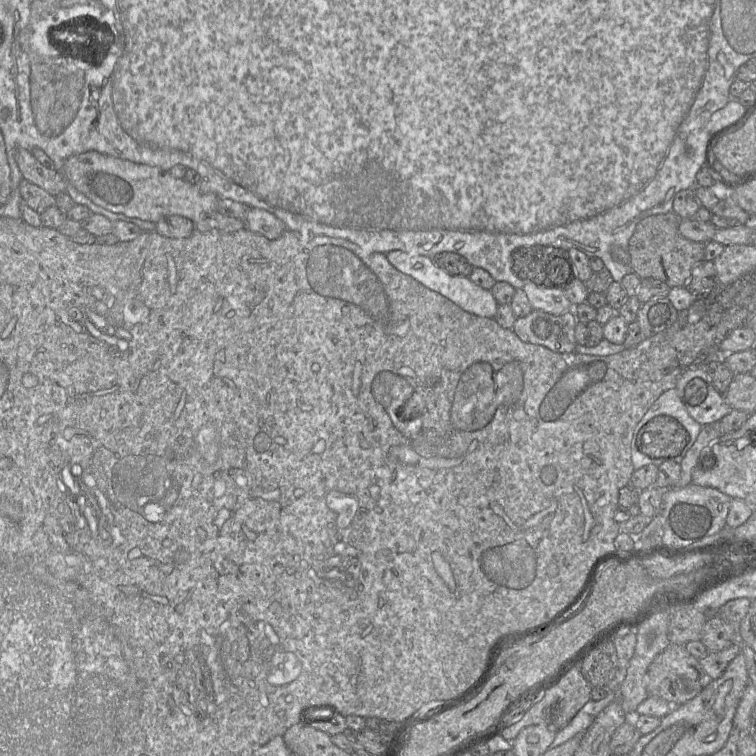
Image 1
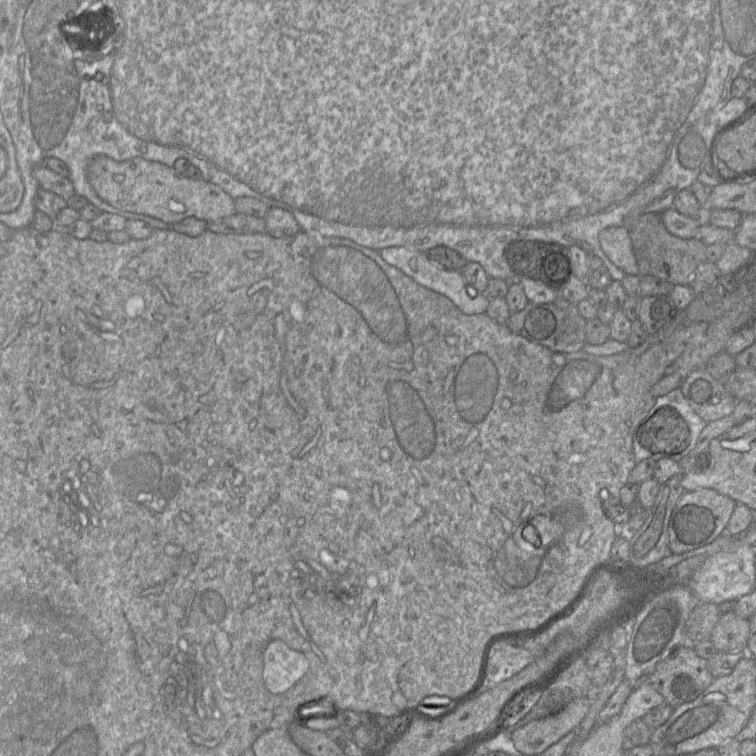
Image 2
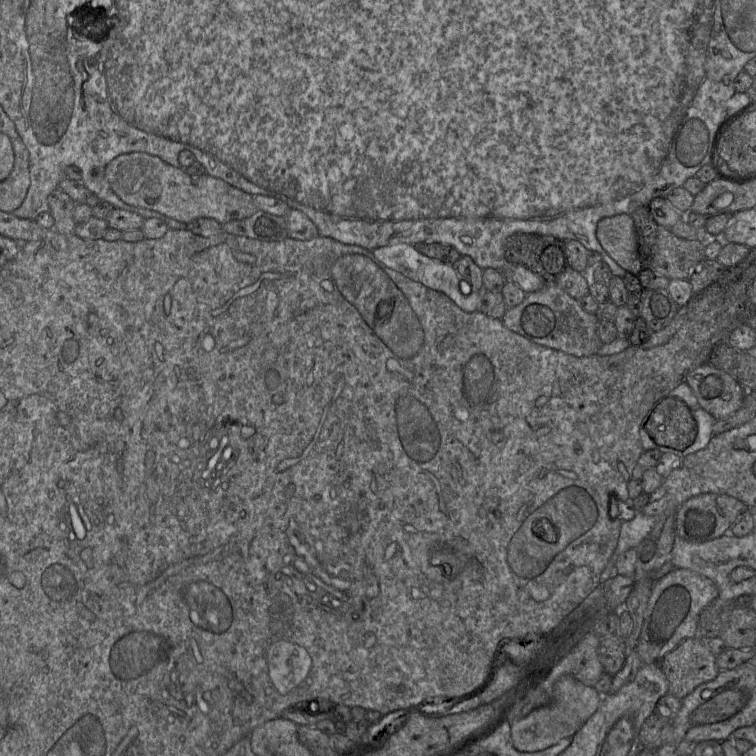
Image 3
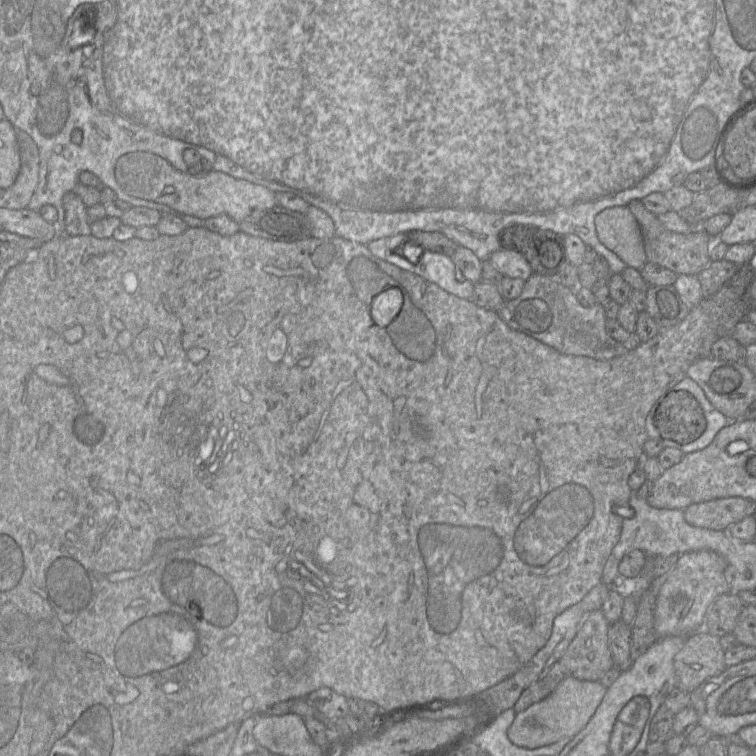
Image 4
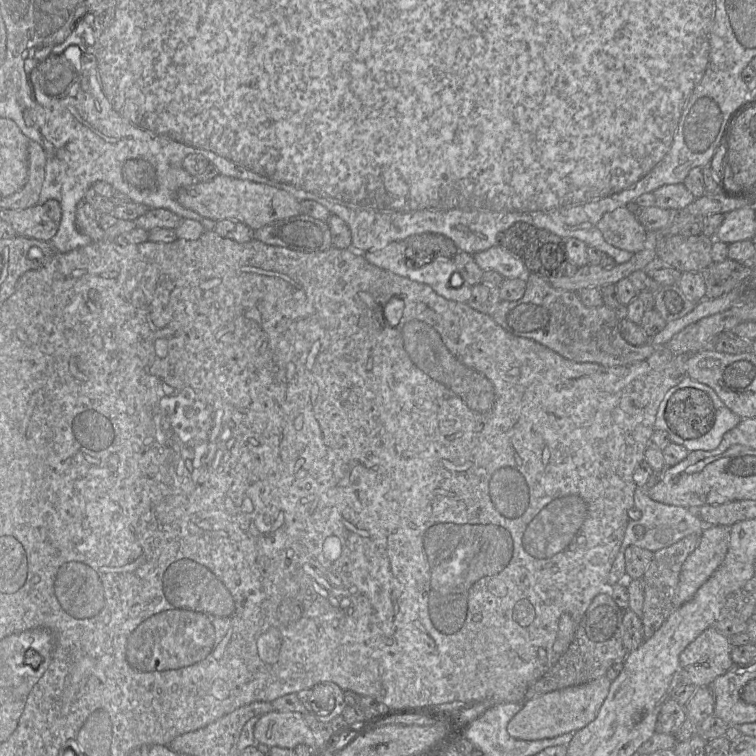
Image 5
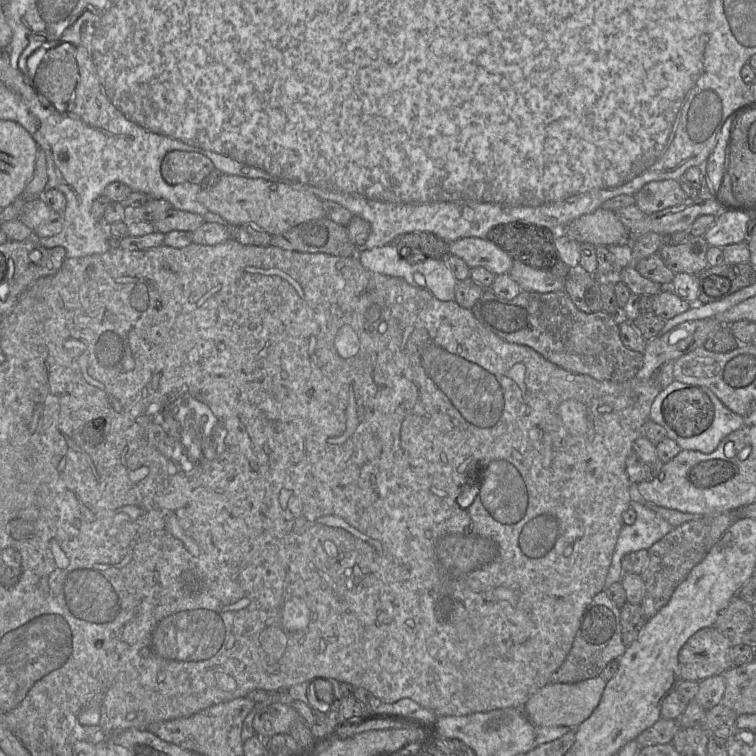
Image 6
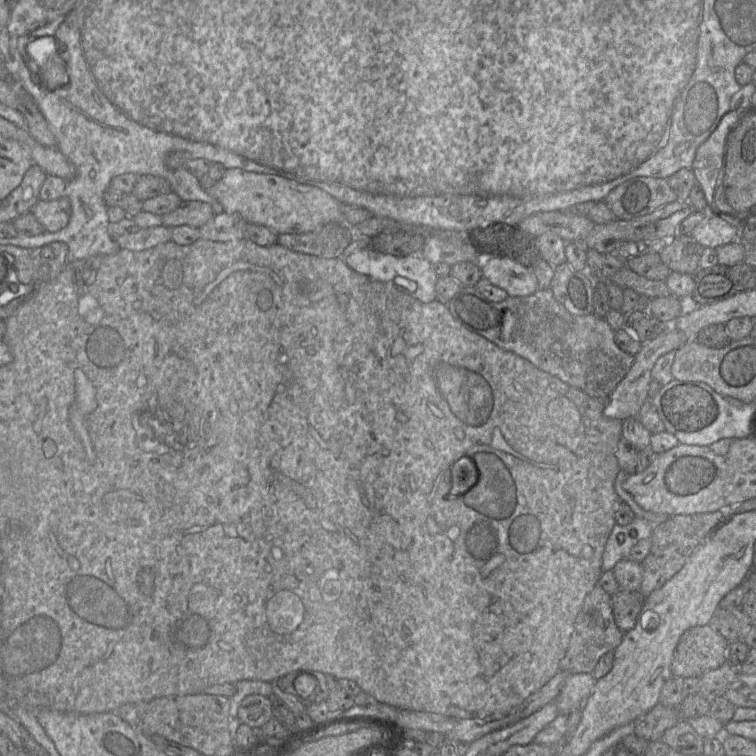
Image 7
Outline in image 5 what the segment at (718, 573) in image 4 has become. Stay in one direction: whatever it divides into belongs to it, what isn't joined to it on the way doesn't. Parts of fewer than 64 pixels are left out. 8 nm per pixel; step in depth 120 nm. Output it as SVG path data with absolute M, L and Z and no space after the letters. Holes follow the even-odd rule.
M720 525L705 526L697 547L682 565L672 601L674 609L690 601L721 565L728 551L729 528Z

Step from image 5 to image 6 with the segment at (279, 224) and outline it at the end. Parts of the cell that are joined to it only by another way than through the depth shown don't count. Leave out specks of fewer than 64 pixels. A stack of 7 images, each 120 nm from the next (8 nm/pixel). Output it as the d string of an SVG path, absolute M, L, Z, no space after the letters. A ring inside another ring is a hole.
M329 218L301 223L286 232L272 236L271 246L287 250L358 257L358 247L350 240L347 227Z

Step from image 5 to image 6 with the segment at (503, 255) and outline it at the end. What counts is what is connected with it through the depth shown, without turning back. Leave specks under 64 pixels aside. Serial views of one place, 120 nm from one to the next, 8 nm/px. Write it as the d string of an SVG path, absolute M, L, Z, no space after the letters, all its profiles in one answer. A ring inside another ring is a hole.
M462 238L449 244L450 255L461 258L470 269L485 268L495 276L507 274L513 260L486 239Z

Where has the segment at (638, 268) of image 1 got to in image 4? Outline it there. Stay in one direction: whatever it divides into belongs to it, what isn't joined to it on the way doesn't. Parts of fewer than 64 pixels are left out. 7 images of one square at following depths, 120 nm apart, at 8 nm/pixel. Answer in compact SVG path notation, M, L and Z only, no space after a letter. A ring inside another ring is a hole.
M632 201L627 205L636 218L642 232L644 250L648 262L658 264L677 275L696 275L711 262L709 251L713 239L705 232L676 233L666 229L657 215L649 212L641 201Z

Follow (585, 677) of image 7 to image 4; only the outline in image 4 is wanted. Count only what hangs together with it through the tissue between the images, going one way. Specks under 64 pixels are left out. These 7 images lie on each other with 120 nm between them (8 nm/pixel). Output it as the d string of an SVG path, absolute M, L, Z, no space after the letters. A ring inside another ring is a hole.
M566 677L545 699L516 714L507 730L508 739L518 747L535 749L565 737L574 737L588 724L606 691L607 688L599 680L583 681Z

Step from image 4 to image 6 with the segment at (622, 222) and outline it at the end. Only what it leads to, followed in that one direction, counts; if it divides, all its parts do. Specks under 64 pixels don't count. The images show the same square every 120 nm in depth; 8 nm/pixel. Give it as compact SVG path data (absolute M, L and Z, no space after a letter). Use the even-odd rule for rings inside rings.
M599 208L567 224L560 233L577 243L594 246L624 245L629 243L629 231L614 211Z

